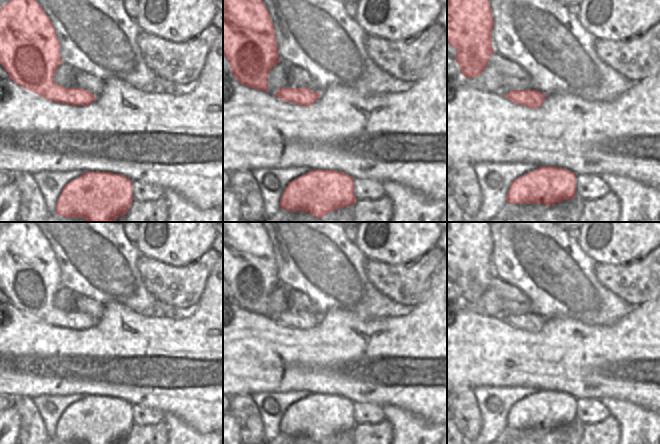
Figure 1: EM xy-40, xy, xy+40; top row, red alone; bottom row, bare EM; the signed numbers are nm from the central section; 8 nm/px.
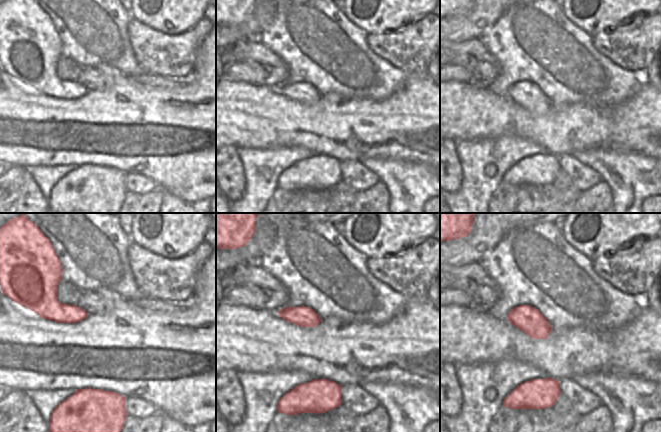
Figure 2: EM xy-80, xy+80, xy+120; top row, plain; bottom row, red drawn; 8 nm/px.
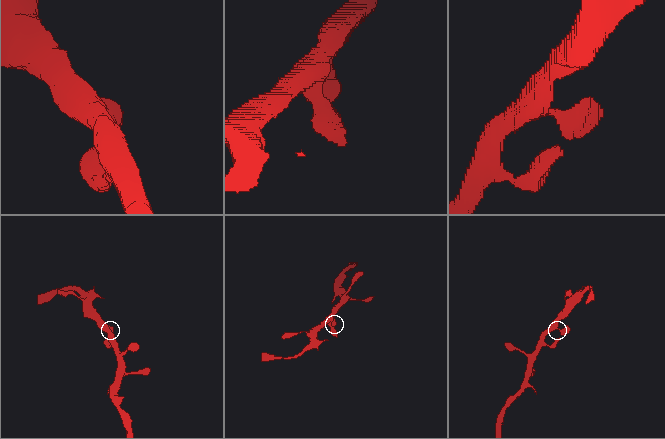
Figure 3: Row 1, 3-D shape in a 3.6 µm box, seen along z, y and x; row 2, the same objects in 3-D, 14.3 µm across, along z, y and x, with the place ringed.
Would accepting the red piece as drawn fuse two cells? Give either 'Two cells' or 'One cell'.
One cell.

